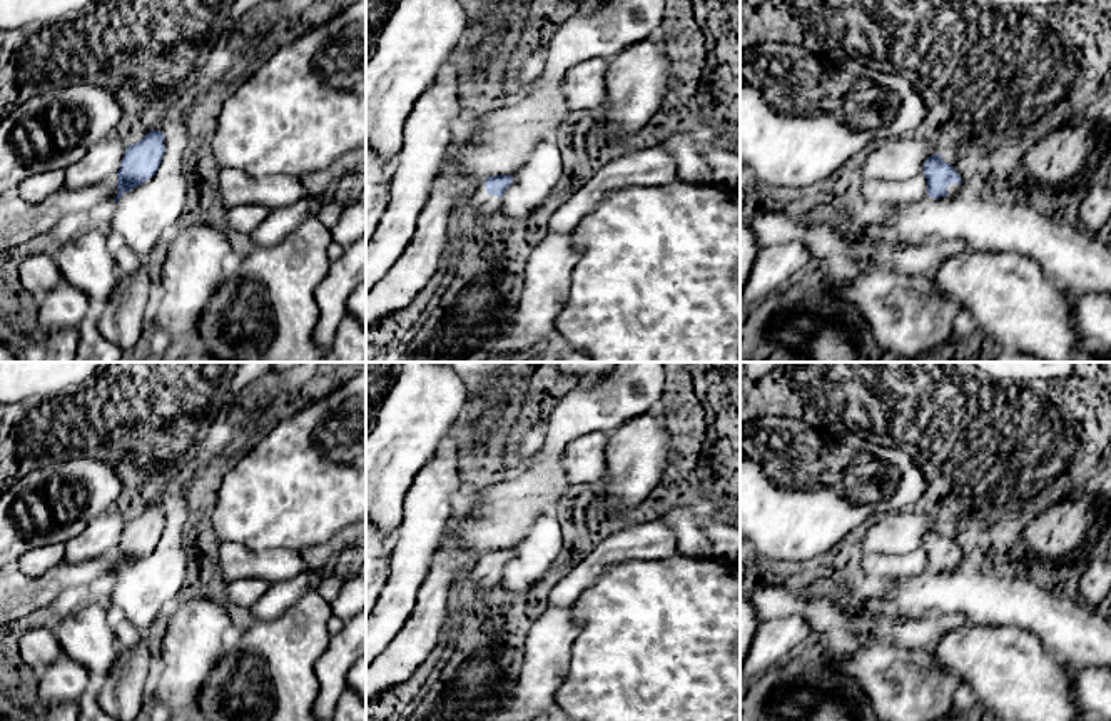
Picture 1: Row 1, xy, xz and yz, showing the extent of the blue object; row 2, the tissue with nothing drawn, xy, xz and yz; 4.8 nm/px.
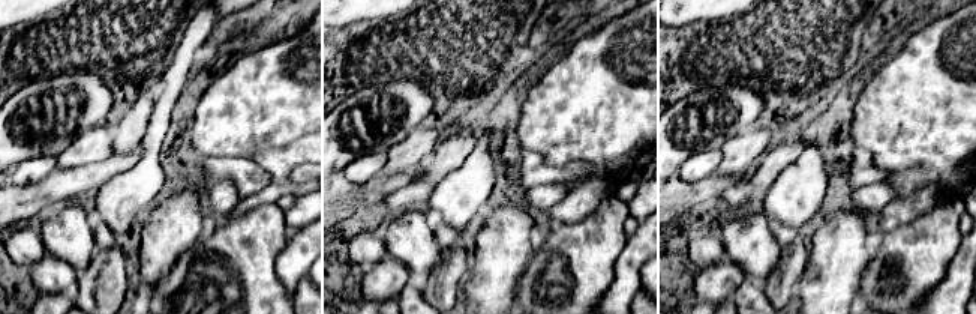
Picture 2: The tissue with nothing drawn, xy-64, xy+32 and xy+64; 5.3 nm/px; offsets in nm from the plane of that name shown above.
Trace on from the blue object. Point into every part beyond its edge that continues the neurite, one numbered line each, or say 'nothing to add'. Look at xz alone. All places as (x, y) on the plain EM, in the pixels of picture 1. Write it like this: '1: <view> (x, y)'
1: xz (481, 576)

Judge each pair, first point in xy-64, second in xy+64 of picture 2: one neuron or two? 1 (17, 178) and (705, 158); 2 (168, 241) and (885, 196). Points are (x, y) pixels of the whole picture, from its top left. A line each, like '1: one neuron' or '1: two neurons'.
1: one neuron
2: two neurons

